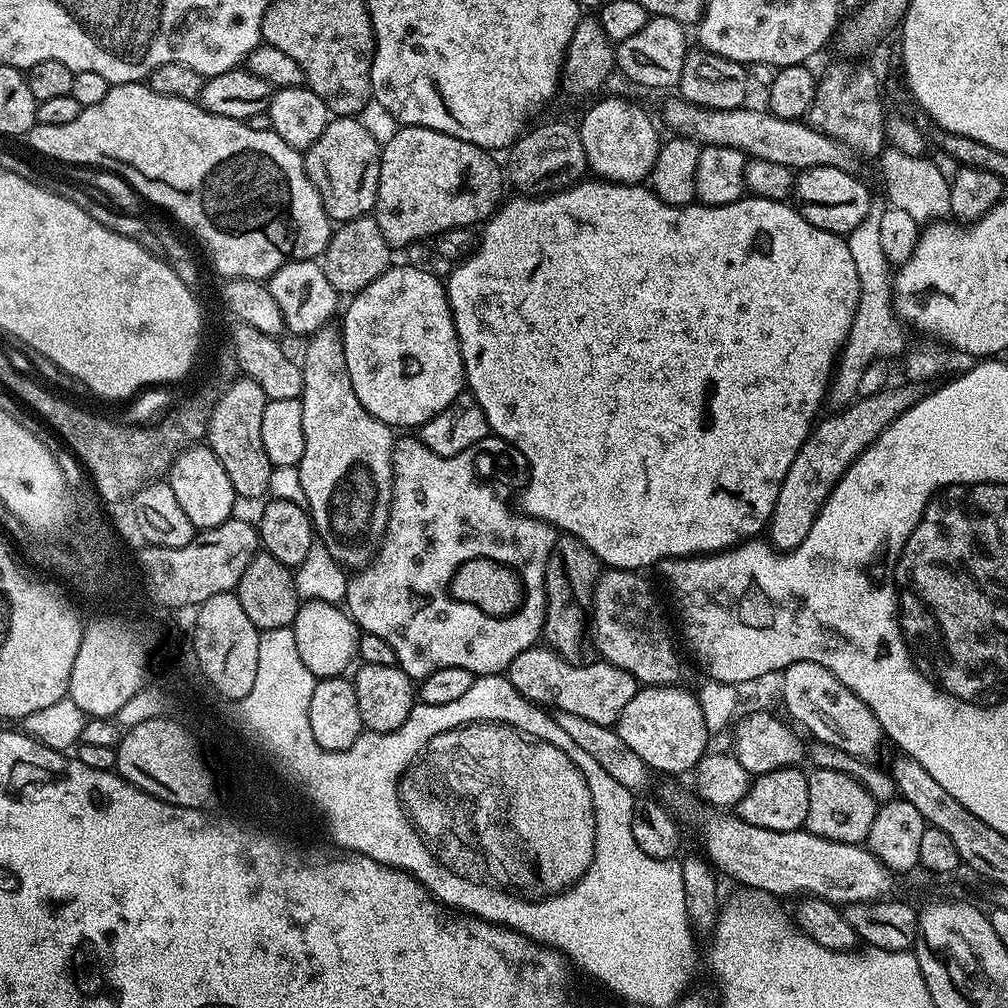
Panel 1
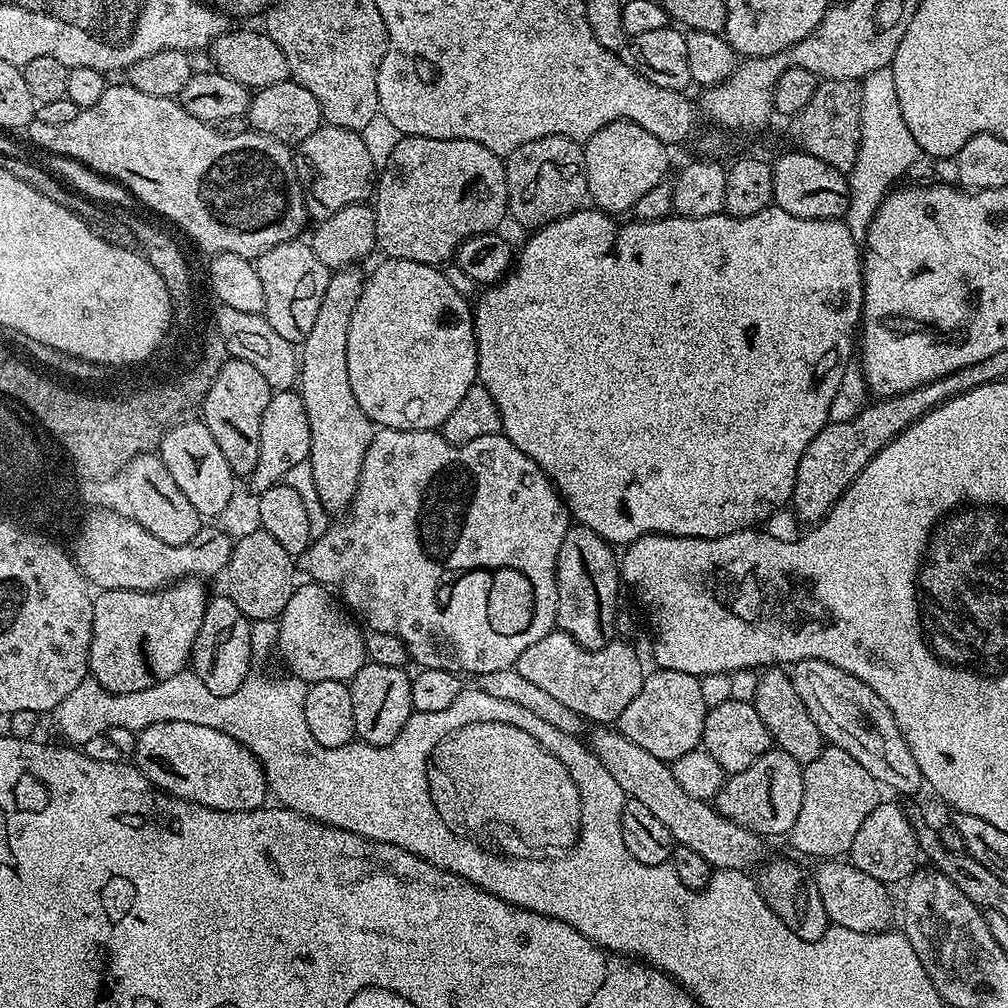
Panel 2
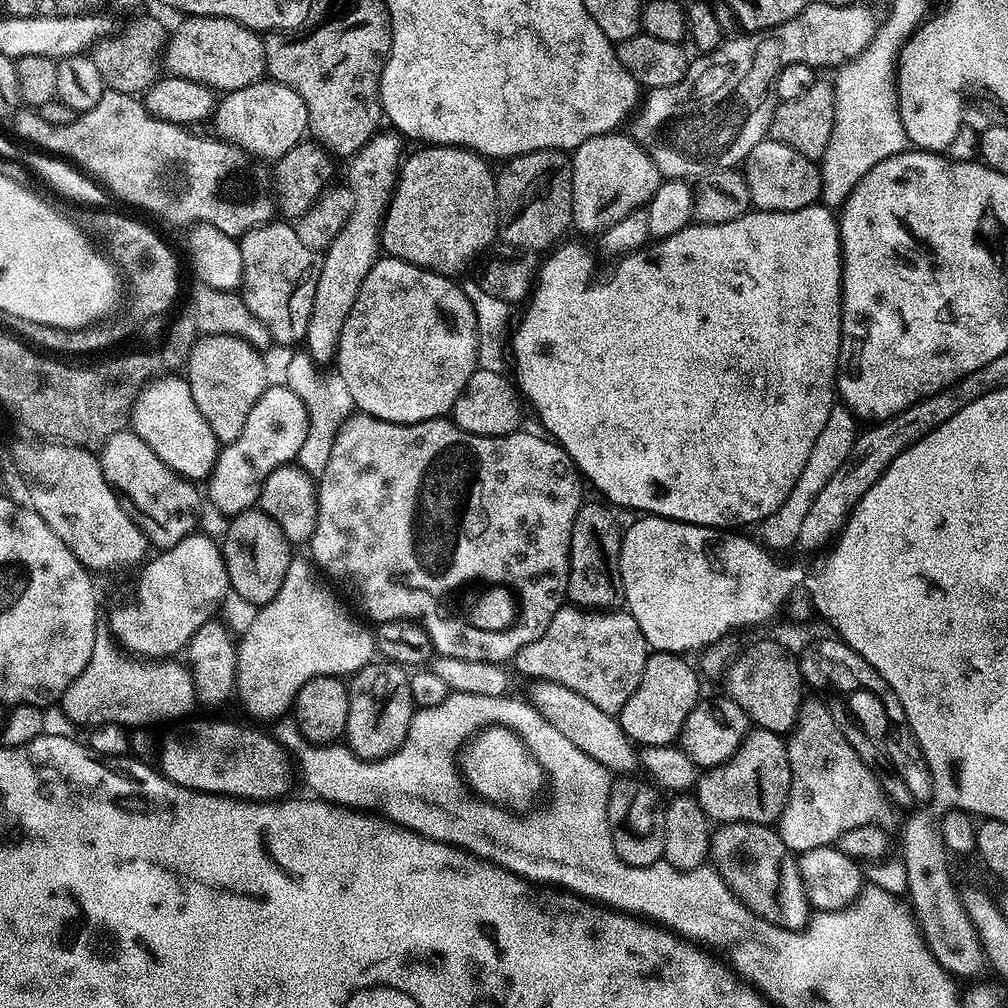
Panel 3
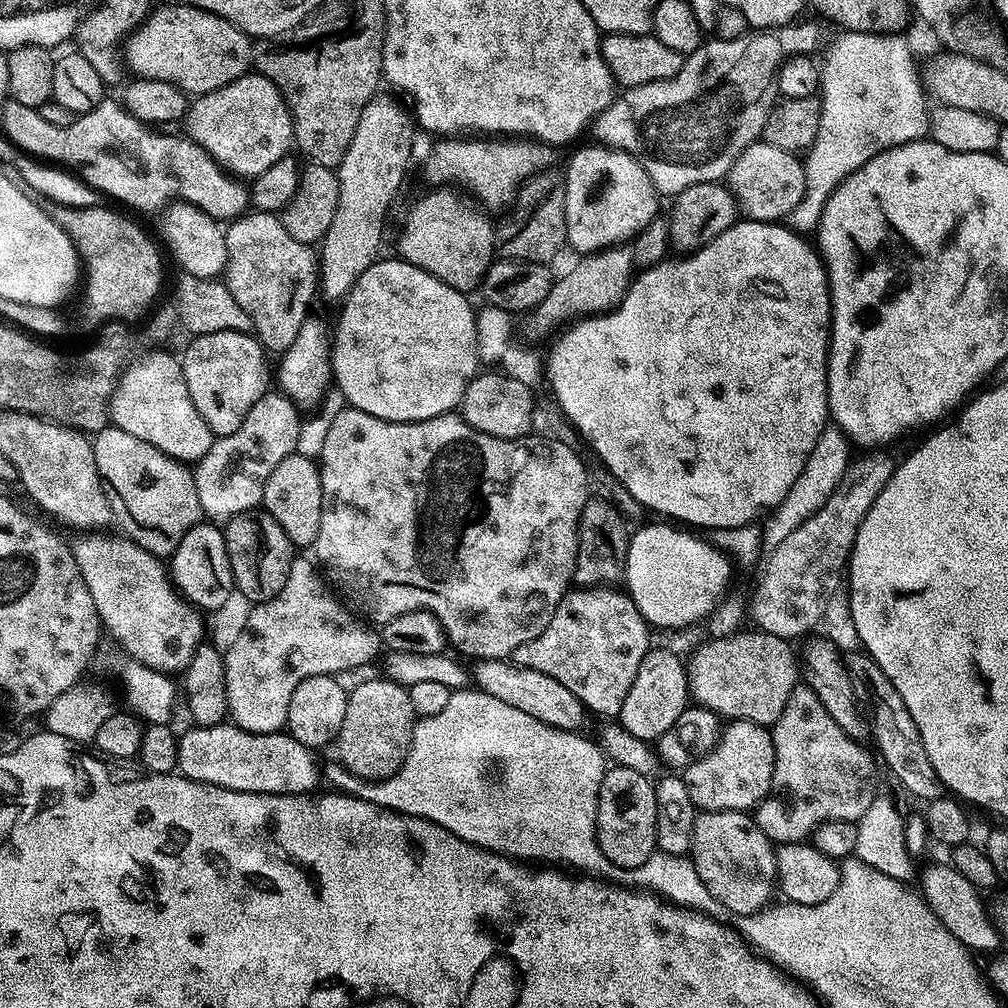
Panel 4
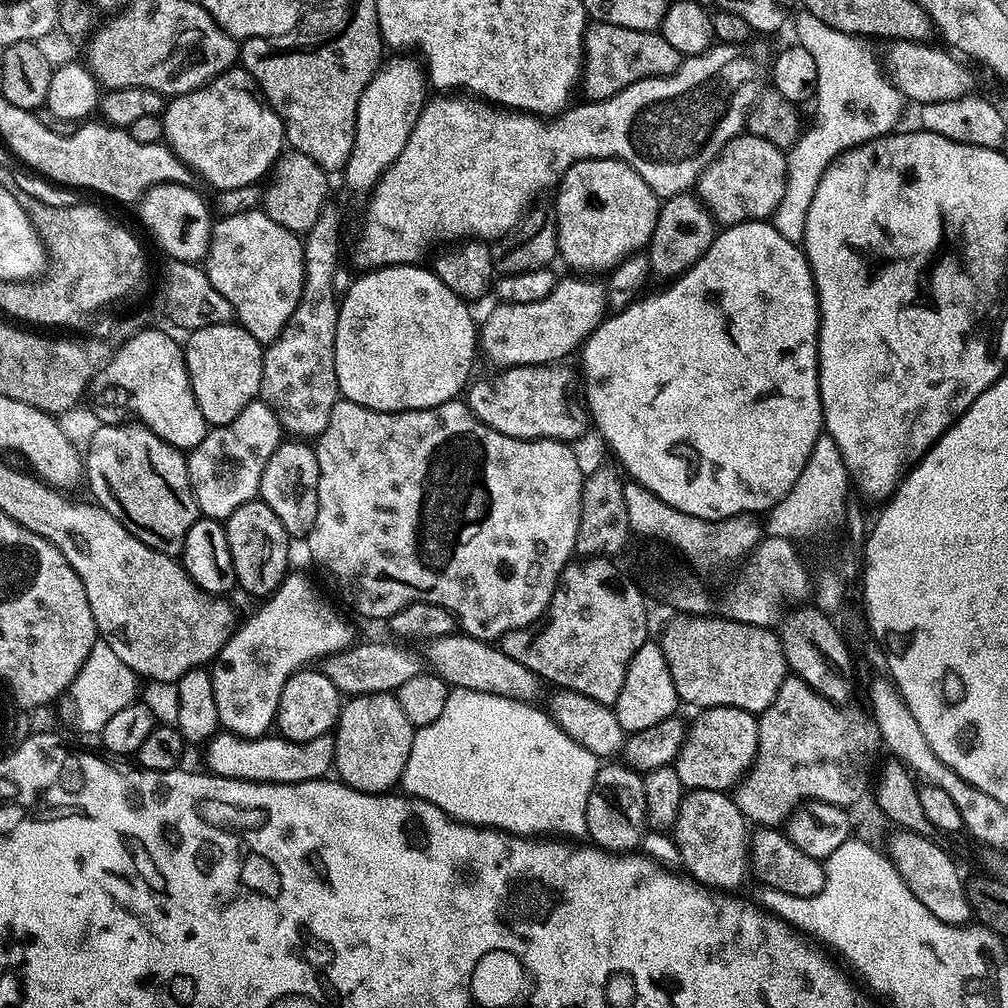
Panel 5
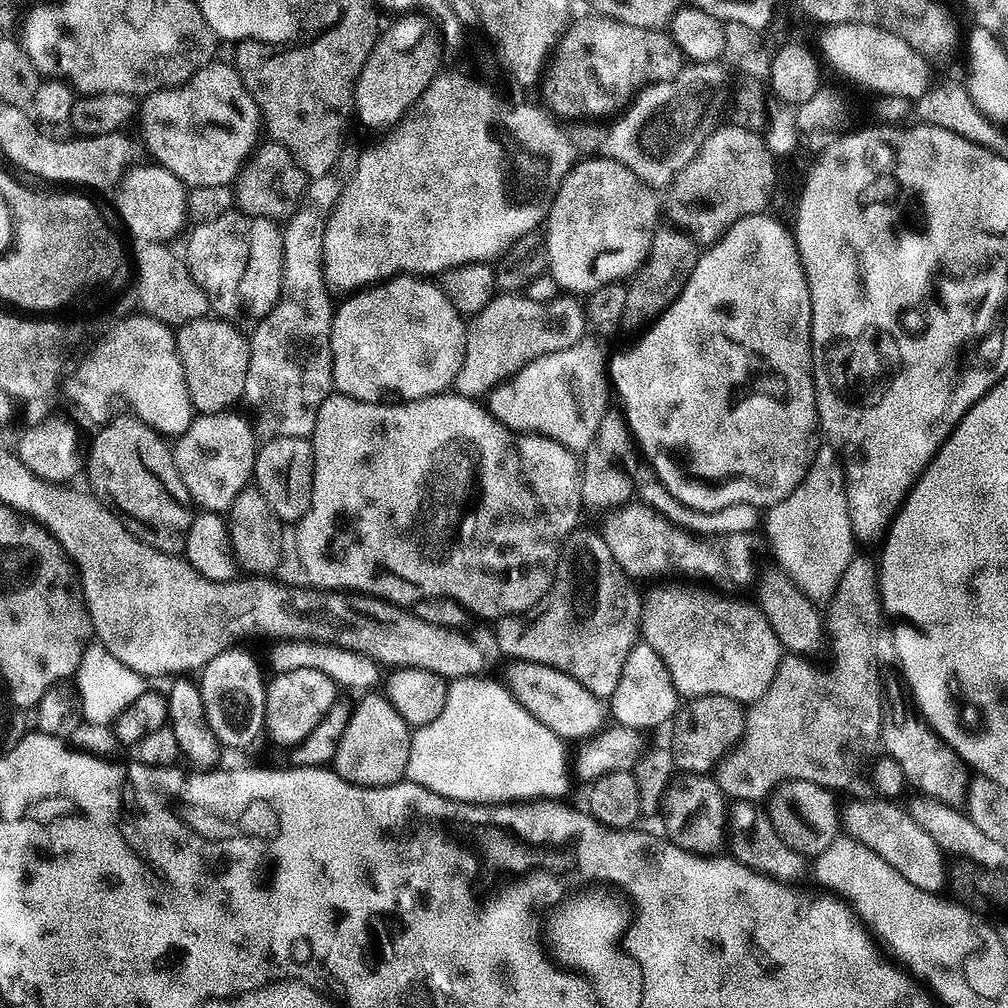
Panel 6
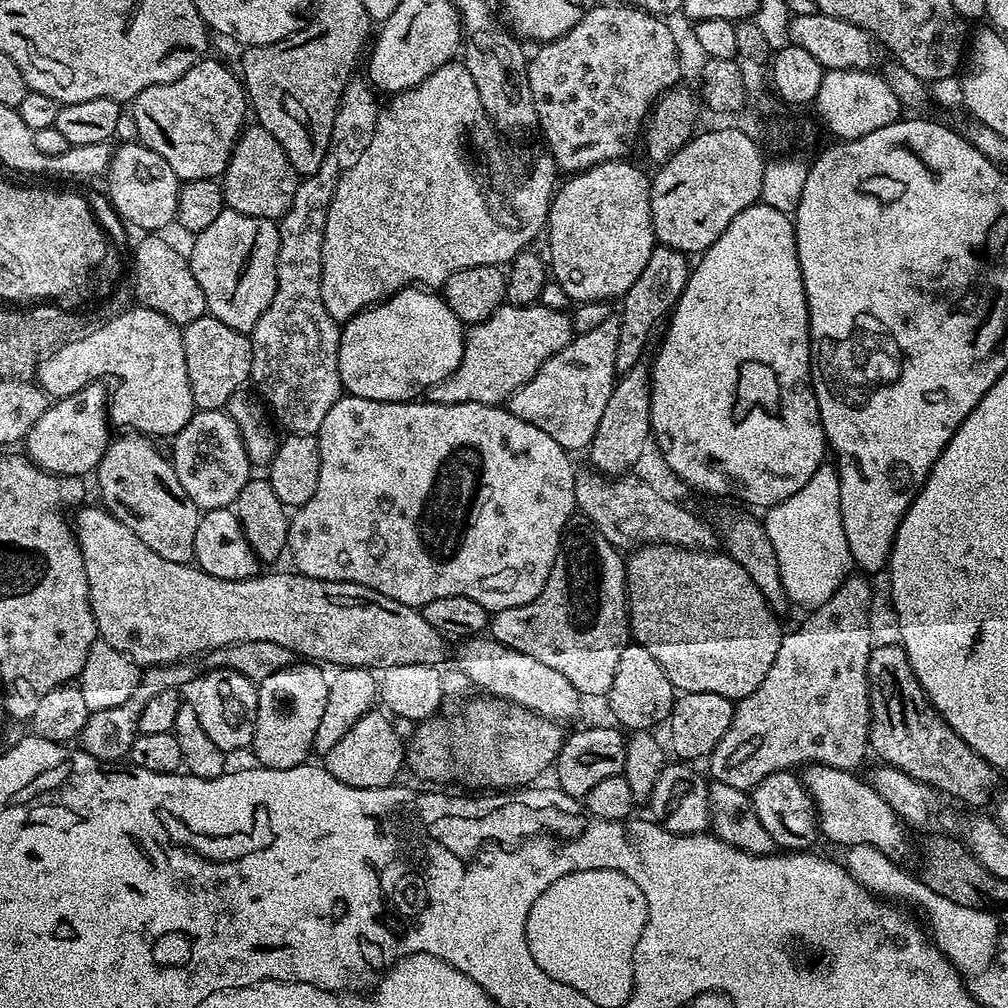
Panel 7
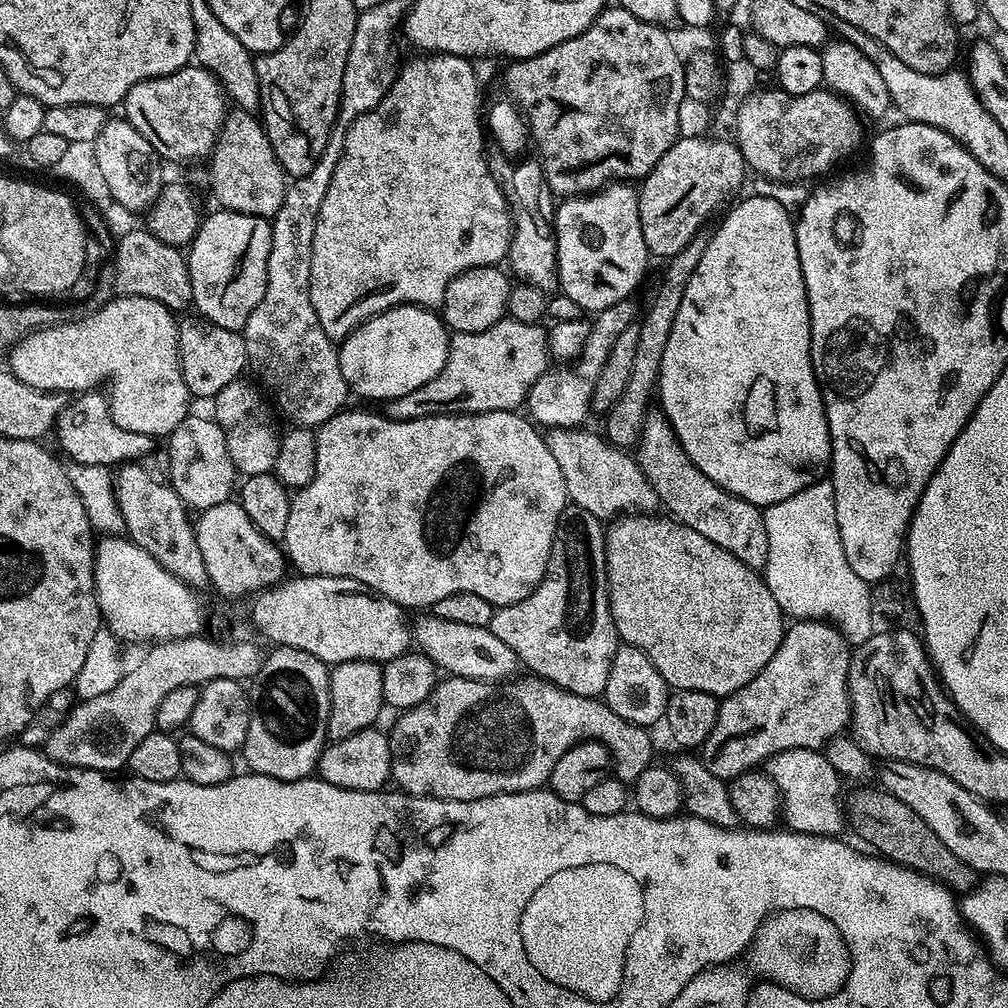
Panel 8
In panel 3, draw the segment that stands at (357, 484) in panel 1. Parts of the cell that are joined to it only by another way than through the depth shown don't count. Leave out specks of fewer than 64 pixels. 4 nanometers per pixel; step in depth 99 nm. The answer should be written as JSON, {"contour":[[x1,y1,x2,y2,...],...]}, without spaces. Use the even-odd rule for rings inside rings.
{"contour":[[387,131,373,136,351,157,349,163,352,165,348,168,346,184,356,195,354,214,350,216,338,238,323,253,318,290,314,294,314,306,310,310,306,351,317,366,331,365,335,361,342,328,346,326,346,318,350,318,354,298,358,298,358,290,362,290,366,274,370,274,382,252,380,225,384,223,384,213,388,210,388,202,396,188,396,177,402,163,401,137,395,131]]}

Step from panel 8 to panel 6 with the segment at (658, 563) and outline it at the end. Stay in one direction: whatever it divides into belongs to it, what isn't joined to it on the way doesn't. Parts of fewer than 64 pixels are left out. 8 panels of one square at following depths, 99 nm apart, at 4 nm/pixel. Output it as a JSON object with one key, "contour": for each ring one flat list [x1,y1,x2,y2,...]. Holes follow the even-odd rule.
{"contour":[[652,592,643,606,640,636,666,662,681,697,721,696,747,706,774,682,782,649,770,622,753,603,730,604,702,592]]}

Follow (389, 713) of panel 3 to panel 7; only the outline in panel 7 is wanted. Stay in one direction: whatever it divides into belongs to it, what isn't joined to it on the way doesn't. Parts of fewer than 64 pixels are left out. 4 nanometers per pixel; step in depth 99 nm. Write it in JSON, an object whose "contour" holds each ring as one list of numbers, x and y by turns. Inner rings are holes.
{"contour":[[383,711,367,712,322,760,330,775,351,788,386,788,397,783,396,775,406,764,406,744,396,733,397,725]]}

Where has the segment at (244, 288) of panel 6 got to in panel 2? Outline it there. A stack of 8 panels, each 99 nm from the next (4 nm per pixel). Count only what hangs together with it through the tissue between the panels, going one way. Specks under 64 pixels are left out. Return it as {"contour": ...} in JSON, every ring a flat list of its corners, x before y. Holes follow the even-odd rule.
{"contour":[[297,238,287,240,257,256,254,263,258,278,262,278,262,294,264,310,262,315,274,326,277,334,282,334,294,345,299,345,310,334,318,315,318,306,322,306,322,294,326,294,326,286,330,269,318,262,318,254,314,254,311,243]]}

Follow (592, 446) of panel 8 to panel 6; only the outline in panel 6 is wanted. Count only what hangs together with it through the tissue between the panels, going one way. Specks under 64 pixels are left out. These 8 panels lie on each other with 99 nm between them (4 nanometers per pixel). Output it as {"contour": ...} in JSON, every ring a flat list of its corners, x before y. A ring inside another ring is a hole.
{"contour":[[629,502,607,520,606,530,602,532,606,546,610,546,614,562,636,582,652,580,655,576,685,576,692,582,700,582,703,581,700,556,728,556,728,552,716,552,709,542,695,539,643,504]]}

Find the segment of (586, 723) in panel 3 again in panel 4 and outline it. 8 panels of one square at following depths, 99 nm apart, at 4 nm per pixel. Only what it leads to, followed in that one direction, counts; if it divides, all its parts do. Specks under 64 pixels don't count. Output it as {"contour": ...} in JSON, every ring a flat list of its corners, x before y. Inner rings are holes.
{"contour":[[507,659,481,660,475,666,477,668,476,672,474,668,474,674,475,677,477,674,481,683,479,684,481,691,498,698,498,702,506,702,506,706,514,706,514,710,522,710,522,714,530,714,530,718,538,718,538,722,550,728,557,728,563,732,581,731,584,716,586,717,584,703,574,694,570,694,570,690,566,690,562,682,550,678,550,674,519,668]]}

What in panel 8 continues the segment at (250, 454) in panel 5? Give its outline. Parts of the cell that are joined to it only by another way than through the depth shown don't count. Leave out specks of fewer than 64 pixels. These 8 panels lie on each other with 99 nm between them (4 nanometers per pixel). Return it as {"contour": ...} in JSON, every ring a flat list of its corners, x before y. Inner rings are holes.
{"contour":[[195,414,185,416,166,440,169,476,167,479,183,504,192,510,203,510,226,502,233,495,234,485,238,480,238,471,227,452,224,432,215,419,208,416,207,418]]}

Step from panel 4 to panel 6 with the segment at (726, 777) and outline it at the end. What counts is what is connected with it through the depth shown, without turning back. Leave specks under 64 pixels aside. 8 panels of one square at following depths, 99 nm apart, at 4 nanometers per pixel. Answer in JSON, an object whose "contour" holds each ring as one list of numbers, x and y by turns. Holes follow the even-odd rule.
{"contour":[[698,696,677,711,671,721,670,751,681,773,702,776,711,773,744,737,745,709,736,700,721,696]]}

